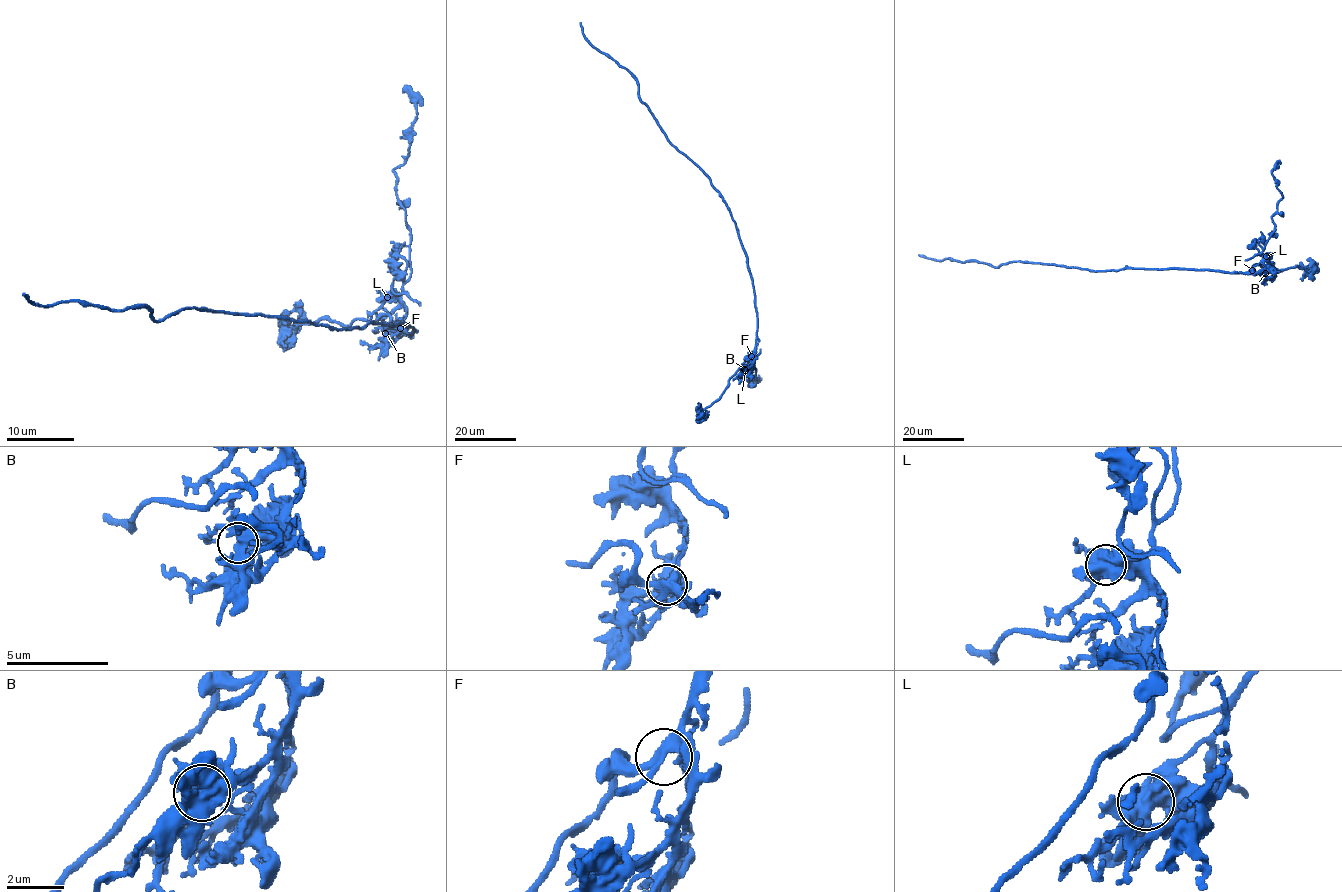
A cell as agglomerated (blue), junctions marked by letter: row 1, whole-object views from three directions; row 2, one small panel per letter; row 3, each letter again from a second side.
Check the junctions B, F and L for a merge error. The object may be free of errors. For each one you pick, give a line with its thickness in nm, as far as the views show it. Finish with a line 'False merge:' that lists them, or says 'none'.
L: calibre 700 nm
False merge: L

